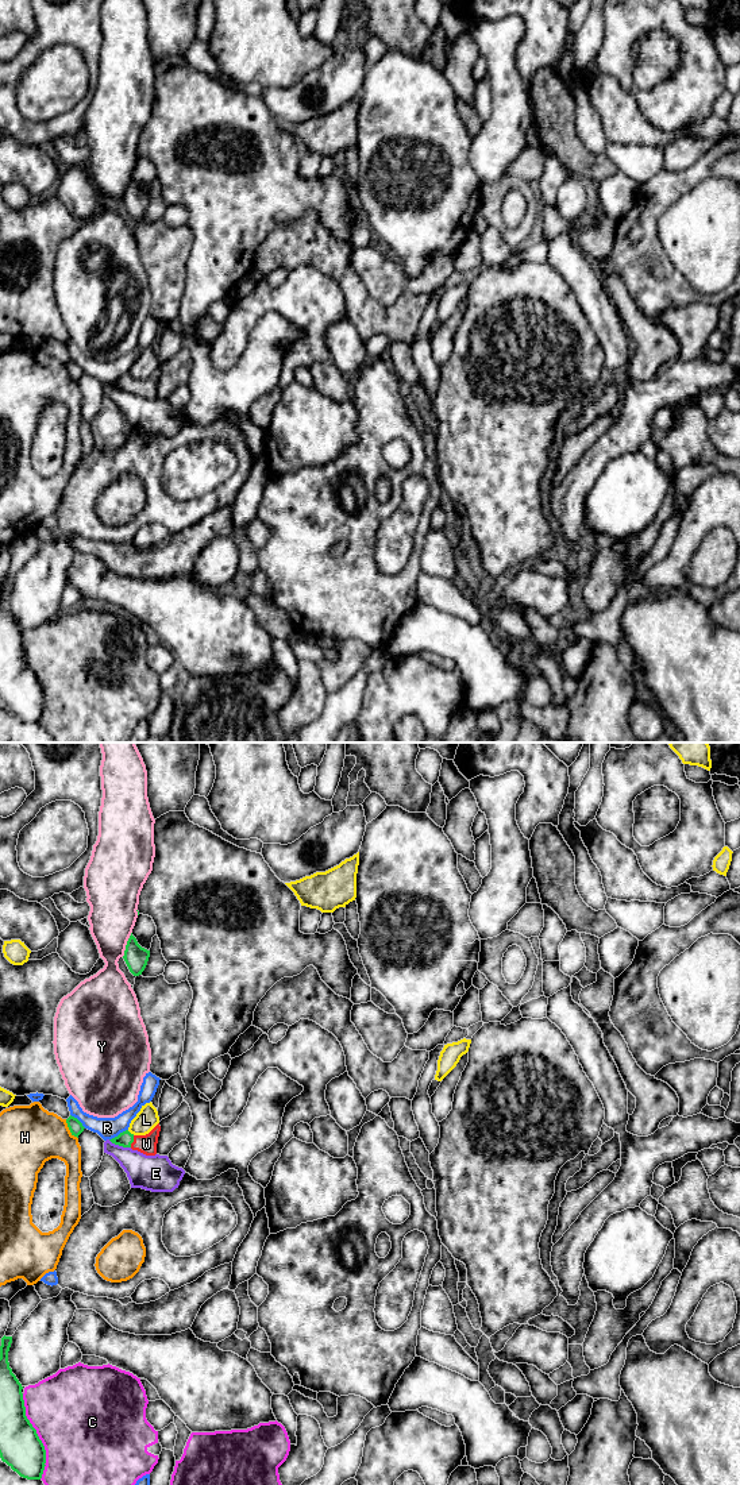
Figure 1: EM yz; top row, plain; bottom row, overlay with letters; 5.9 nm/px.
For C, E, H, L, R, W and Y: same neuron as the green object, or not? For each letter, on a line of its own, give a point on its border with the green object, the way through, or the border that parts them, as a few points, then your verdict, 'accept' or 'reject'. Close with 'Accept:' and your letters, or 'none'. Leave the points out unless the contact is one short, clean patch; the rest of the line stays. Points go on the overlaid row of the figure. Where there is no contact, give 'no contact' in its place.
C: contact yz (38, 1437); reject
E: contact yz (119, 1145); reject
H: contact yz (69, 1129); reject
L: contact yz (130, 1133); reject
R: contact yz (119, 1134); reject
W: contact yz (133, 1141); way yz (126, 1138), (133, 1141), (146, 1144); accept
Y: contact yz (127, 944); reject
Accept: W

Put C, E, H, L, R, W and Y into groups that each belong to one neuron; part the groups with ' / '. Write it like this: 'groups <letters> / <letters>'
groups C / E / H / L / R / W / Y

